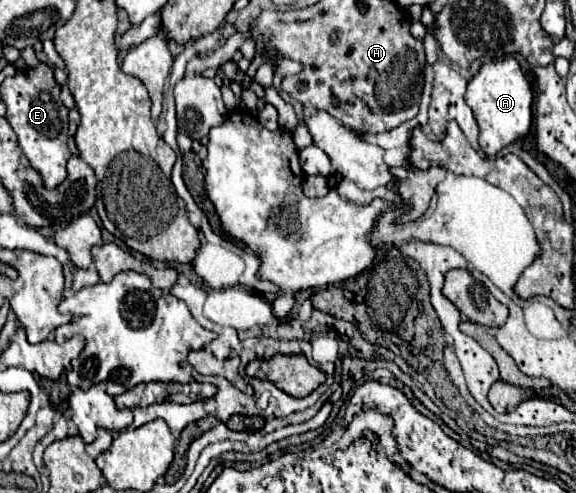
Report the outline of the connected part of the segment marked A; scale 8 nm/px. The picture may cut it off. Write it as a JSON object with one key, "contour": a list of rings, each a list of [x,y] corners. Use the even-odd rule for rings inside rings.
{"contour":[[[513,57],[485,63],[481,71],[469,81],[465,101],[473,109],[477,125],[481,129],[479,145],[487,155],[499,153],[503,147],[507,147],[515,139],[525,137],[531,129],[533,91],[519,63]]]}

